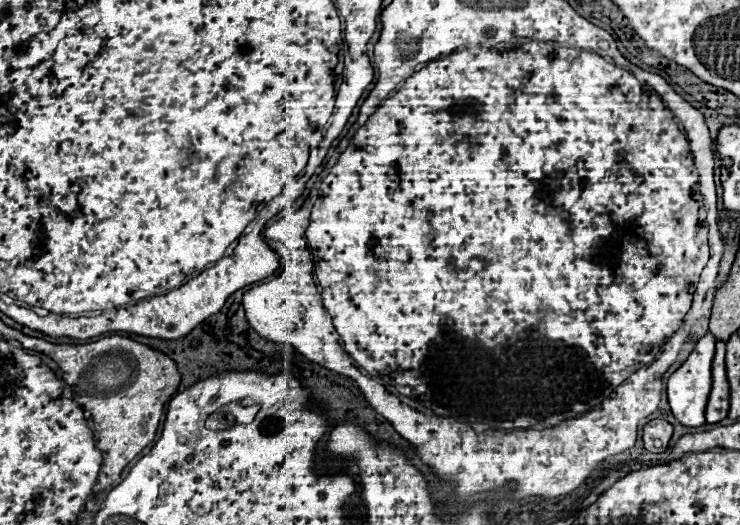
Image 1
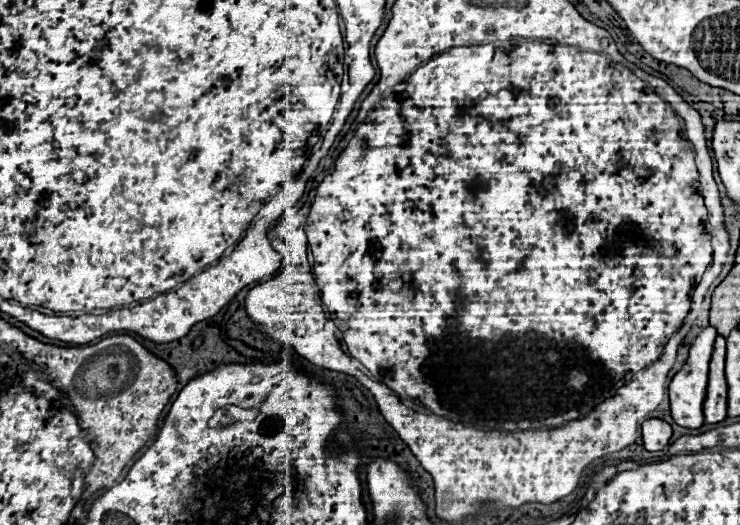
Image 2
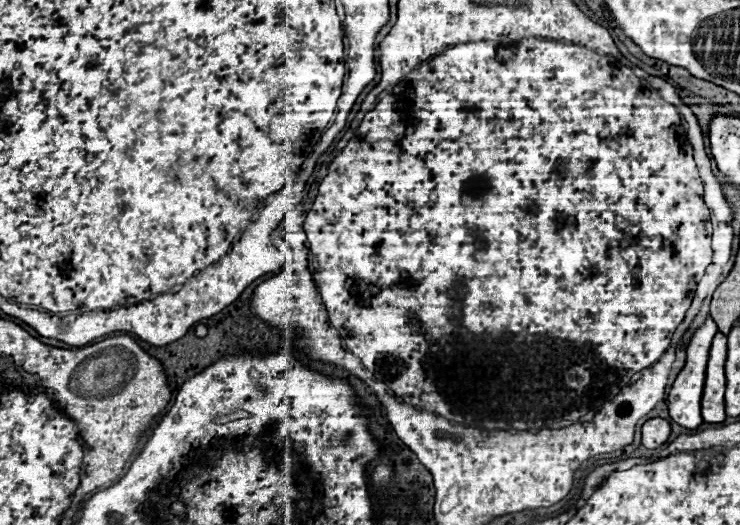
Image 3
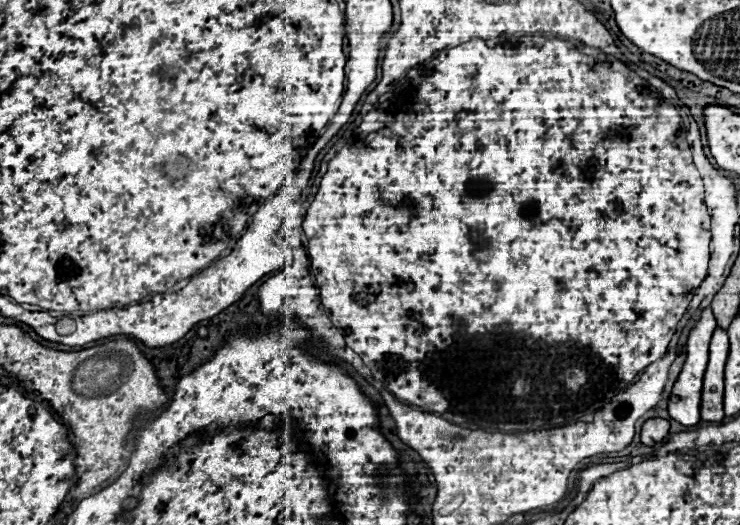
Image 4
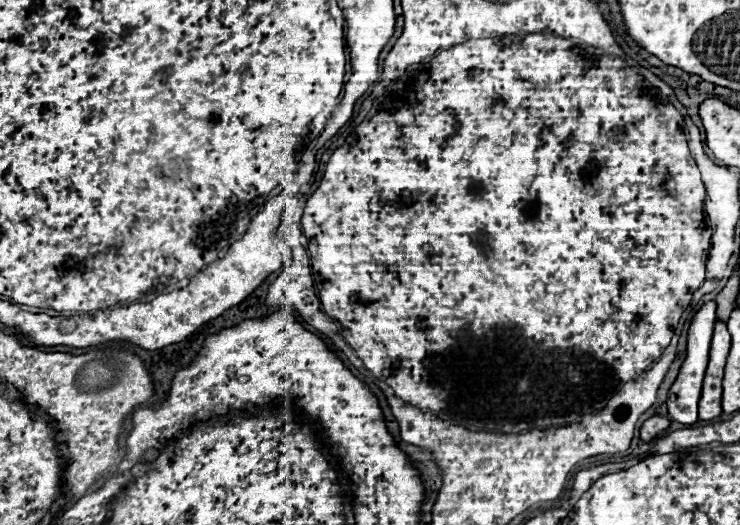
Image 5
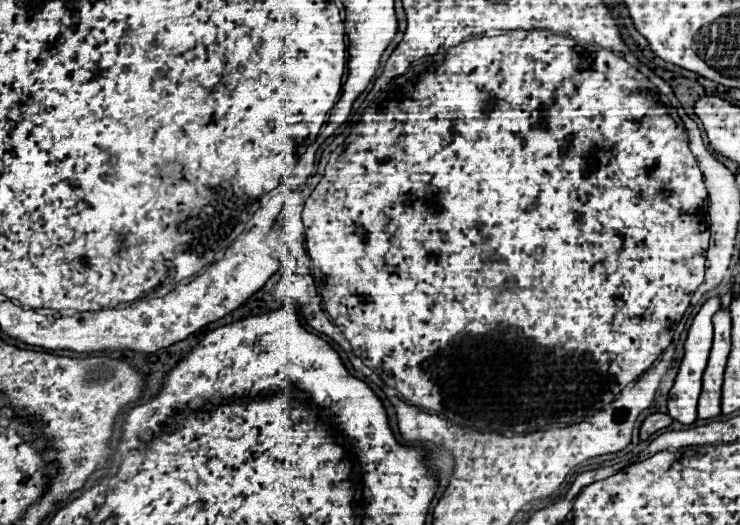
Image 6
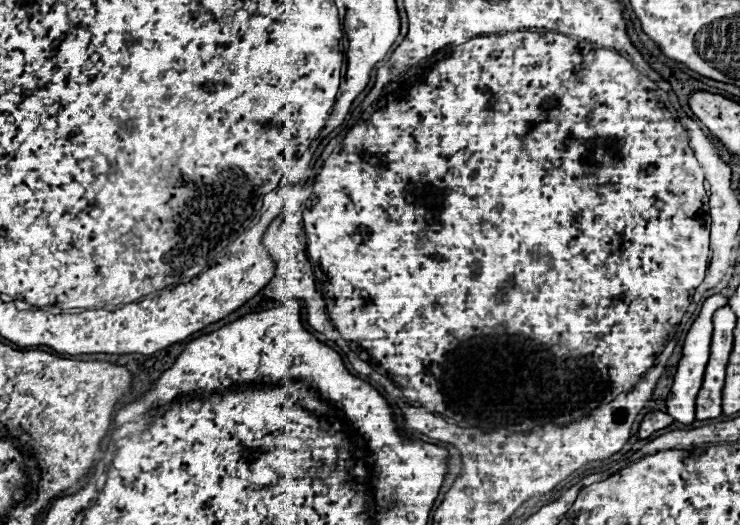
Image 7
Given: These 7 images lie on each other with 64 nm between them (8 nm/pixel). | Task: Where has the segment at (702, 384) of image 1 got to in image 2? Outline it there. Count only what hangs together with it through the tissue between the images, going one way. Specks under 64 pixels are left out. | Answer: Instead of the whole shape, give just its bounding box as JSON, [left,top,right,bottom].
[670,326,718,428]

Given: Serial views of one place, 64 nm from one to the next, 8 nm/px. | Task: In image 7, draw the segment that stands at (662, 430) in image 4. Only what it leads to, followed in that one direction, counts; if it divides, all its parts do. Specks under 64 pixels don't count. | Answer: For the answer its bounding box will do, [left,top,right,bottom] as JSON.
[638,410,674,438]

